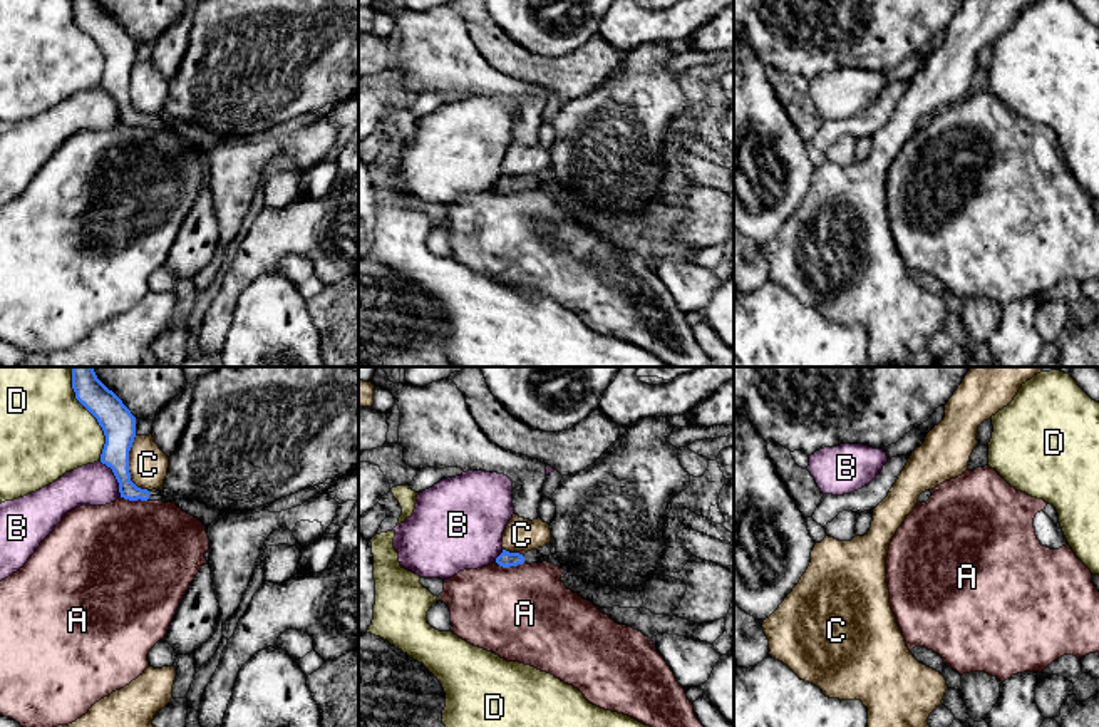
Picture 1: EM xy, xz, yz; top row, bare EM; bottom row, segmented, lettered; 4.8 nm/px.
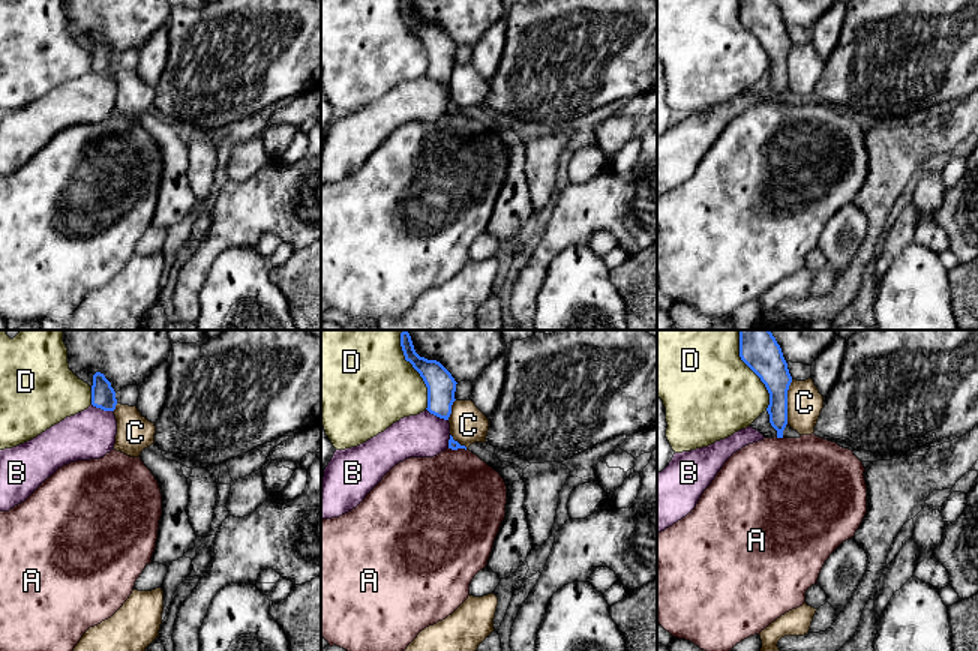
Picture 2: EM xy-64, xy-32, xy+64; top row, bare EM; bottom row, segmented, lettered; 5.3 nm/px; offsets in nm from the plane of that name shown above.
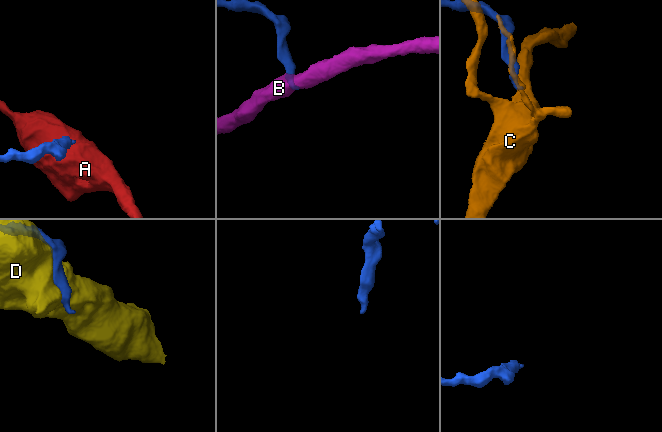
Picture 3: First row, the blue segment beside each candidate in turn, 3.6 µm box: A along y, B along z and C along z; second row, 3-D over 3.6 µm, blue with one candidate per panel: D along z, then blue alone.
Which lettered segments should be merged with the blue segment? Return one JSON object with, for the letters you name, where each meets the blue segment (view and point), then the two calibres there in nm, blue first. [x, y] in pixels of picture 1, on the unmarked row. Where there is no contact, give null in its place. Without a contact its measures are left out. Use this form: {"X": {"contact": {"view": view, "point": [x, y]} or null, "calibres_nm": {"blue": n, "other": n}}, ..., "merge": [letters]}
{"merge": []}

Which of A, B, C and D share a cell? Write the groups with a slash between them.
A / B / C / D

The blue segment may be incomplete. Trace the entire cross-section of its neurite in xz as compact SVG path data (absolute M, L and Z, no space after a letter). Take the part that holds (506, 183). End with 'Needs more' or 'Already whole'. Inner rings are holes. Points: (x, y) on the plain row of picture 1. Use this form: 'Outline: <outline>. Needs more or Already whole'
Outline: M546 169L538 174L531 174L524 179L509 178L509 176L503 174L503 178L496 183L496 188L503 193L518 191L523 188L528 188L528 189L543 188L543 186L548 186L550 179L551 179L551 169Z. Needs more

